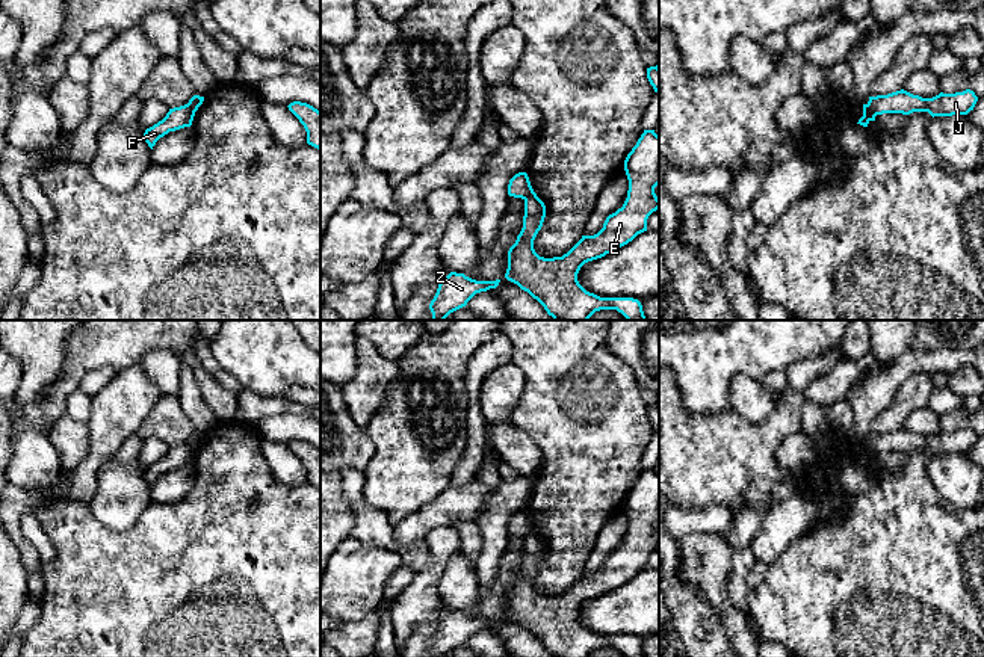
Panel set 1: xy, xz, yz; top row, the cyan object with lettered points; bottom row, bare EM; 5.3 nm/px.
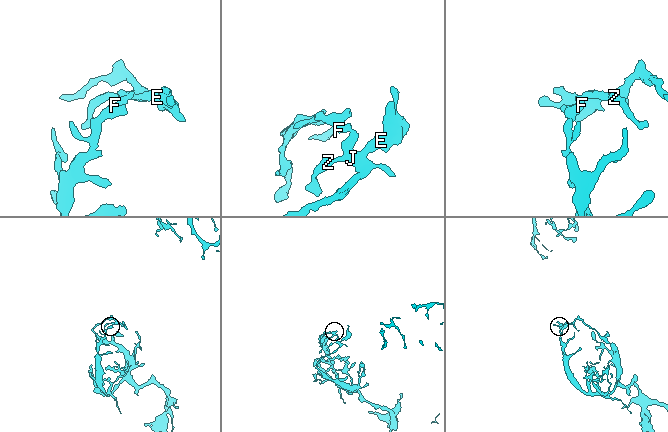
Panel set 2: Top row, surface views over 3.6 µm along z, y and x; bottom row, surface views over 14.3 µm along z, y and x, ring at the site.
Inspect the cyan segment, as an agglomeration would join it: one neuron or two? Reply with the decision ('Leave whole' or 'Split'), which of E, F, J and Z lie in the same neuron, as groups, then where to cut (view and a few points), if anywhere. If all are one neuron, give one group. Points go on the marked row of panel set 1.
Split. Groups: E J Z / F. Split along yz (868, 103), (875, 115)

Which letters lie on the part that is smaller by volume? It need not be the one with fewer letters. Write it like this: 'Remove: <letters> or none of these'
Remove: F

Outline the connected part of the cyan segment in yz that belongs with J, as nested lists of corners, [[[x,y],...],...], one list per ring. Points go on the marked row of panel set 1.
[[[901,89],[887,95],[869,97],[868,104],[875,115],[910,115],[913,112],[928,112],[934,118],[967,115],[970,110],[973,110],[976,101],[978,97],[970,89],[955,94],[940,92],[933,98],[922,98]]]

